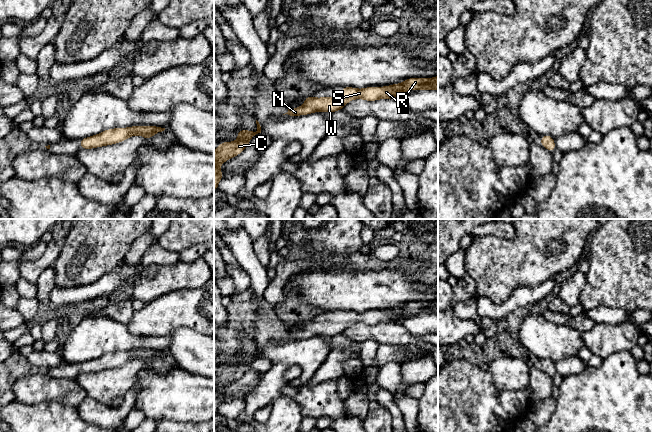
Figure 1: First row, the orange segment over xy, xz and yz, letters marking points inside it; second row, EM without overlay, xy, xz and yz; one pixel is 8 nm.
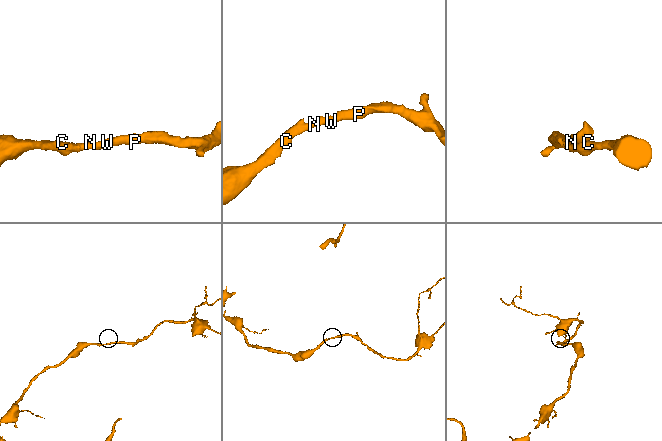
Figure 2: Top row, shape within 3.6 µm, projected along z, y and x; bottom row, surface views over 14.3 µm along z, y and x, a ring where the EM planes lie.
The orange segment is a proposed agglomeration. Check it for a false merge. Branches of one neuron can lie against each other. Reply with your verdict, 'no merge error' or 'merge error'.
no merge error

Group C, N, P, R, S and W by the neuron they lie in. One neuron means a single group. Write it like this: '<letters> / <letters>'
C N P R S W

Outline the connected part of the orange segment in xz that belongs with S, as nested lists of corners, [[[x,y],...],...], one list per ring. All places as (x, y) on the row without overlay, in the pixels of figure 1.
[[[438,300],[434,302],[410,302],[401,306],[400,308],[394,308],[385,311],[367,311],[364,313],[356,313],[352,311],[344,311],[341,314],[341,319],[338,322],[332,322],[329,320],[325,320],[323,322],[314,322],[311,319],[306,321],[304,328],[301,331],[290,333],[288,332],[288,338],[290,340],[299,340],[299,339],[307,339],[310,337],[324,335],[324,336],[335,336],[341,334],[350,324],[354,323],[364,323],[367,325],[375,325],[378,323],[394,323],[400,316],[408,316],[410,313],[412,314],[438,314]]]

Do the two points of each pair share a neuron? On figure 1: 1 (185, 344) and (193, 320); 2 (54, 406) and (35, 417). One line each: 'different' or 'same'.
1: different
2: same

